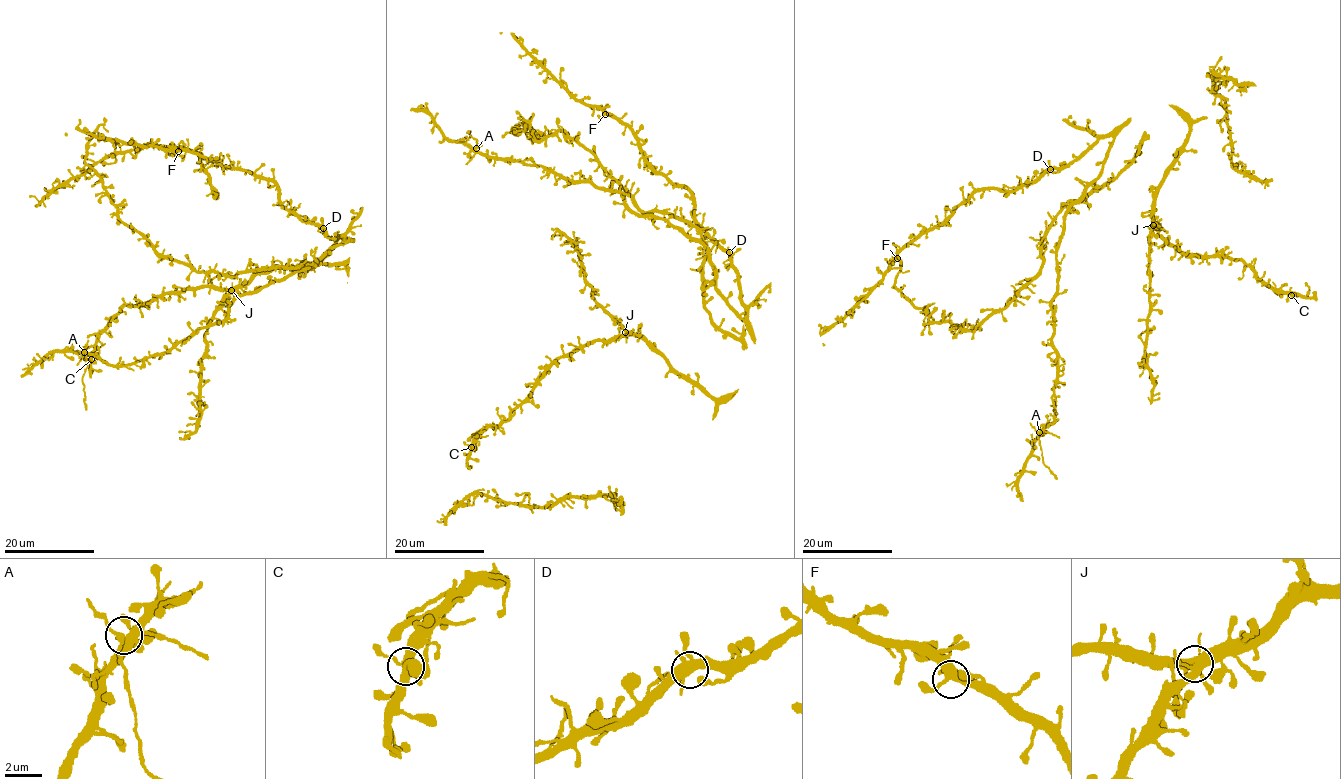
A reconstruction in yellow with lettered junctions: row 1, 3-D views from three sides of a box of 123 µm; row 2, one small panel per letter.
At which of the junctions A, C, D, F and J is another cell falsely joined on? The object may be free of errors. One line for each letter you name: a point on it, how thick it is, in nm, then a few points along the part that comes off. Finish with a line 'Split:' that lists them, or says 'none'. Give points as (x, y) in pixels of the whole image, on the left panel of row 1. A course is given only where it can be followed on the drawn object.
Split: none

